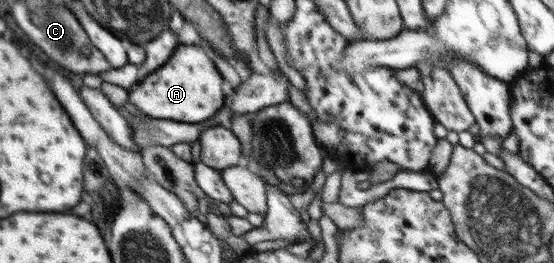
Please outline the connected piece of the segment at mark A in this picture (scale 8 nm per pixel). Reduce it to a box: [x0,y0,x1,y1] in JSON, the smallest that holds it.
[128,44,224,123]

